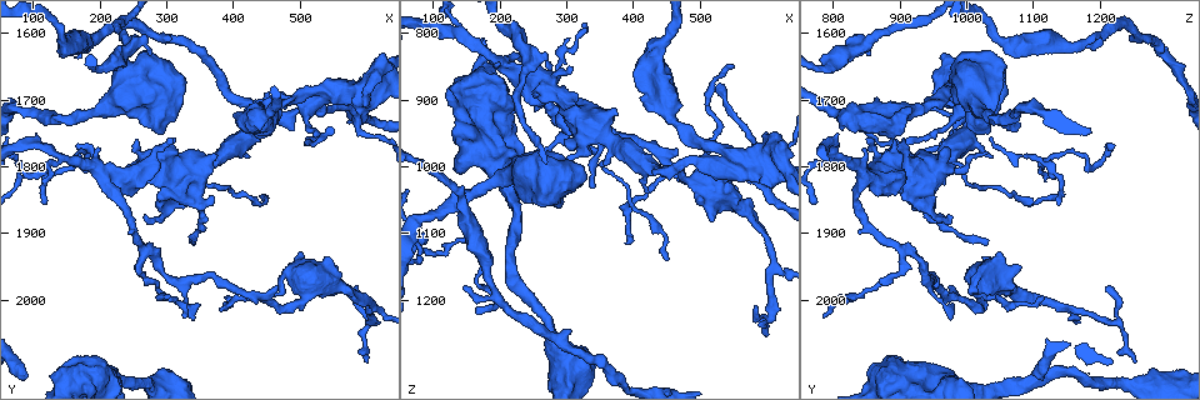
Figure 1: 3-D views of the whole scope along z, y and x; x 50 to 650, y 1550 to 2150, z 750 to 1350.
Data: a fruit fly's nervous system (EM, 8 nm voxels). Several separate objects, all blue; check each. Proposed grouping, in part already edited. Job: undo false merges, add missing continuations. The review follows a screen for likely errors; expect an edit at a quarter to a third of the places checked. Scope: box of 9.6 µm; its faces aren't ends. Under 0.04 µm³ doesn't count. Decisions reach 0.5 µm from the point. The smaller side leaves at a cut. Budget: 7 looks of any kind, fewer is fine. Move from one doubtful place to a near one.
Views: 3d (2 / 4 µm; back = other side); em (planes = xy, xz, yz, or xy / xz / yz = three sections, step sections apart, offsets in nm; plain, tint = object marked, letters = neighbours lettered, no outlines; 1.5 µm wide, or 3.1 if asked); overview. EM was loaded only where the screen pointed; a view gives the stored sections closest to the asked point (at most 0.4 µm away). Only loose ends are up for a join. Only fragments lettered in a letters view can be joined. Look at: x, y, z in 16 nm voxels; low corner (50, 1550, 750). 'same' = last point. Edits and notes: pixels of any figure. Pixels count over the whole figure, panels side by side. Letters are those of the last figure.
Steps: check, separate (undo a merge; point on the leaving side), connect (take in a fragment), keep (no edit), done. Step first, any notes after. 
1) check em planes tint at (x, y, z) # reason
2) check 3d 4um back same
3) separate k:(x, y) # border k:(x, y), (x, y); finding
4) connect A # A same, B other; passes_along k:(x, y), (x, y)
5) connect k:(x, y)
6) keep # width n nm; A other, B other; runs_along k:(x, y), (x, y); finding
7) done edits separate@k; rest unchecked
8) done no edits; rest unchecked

check 3d 4um at (195, 2100, 860) # branch stops here

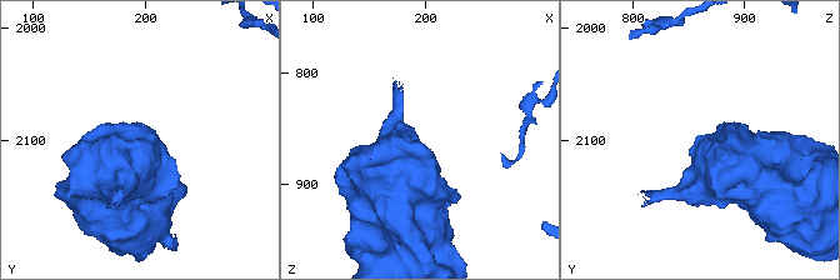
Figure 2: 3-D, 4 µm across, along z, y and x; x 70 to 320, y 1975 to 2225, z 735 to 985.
check em planes letters at (192, 2102, 864) # now the EM

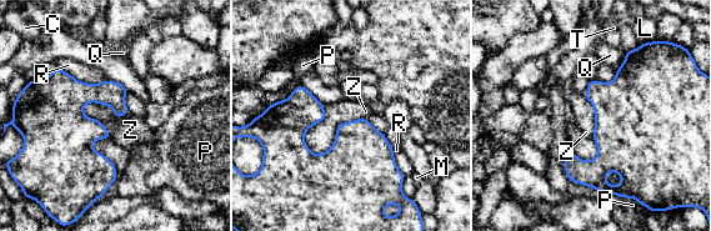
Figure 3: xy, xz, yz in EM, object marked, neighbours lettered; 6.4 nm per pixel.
keep # C other, L other, M other, P other, Q other, R other, T other, Z other; border 3:(58, 66), (79, 80), (105, 80); no lettered fragment goes on from it

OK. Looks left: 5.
check 3d 4um at (290, 1690, 1055) # stops while still wide

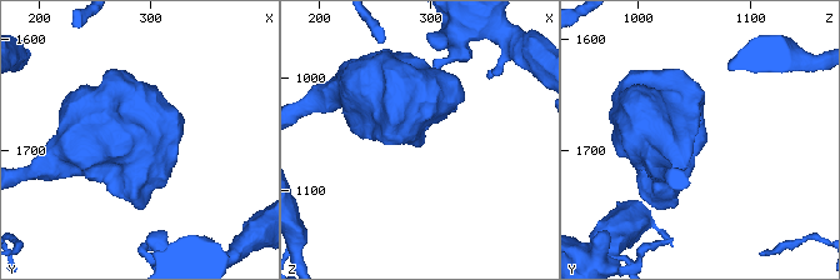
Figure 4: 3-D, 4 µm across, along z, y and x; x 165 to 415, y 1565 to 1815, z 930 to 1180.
check em xz step 4 letters at (290, 1686, 1060)

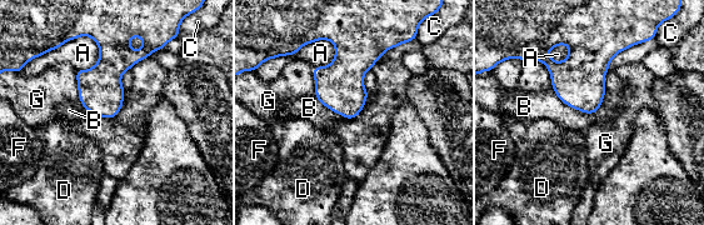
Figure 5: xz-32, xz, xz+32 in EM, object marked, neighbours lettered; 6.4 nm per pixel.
keep # A other, B other, C other, D other, F other, G other; border 5:(125, 91), (111, 118), (84, 108); no lettered fragment goes on from it

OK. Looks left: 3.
check 3d 4um at (335, 1910, 1030) # free end

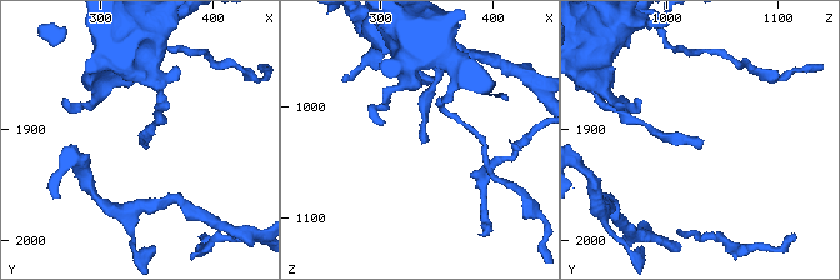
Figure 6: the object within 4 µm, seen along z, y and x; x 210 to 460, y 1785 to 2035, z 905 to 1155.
check em planes letters at (336, 1912, 1034) # shape alone is not enough

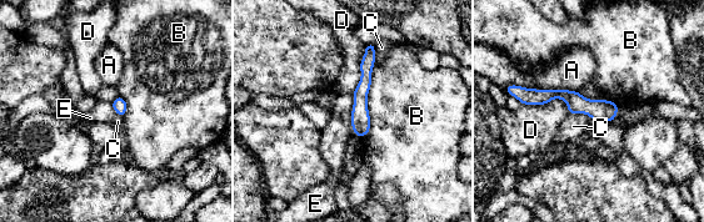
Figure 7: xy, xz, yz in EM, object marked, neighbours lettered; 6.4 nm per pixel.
keep # A other, B other, C other, D other, E other; runs_along 7:(547, 97), (567, 95), (614, 110); none of them fits

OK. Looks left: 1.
done no edits; rest unchecked

